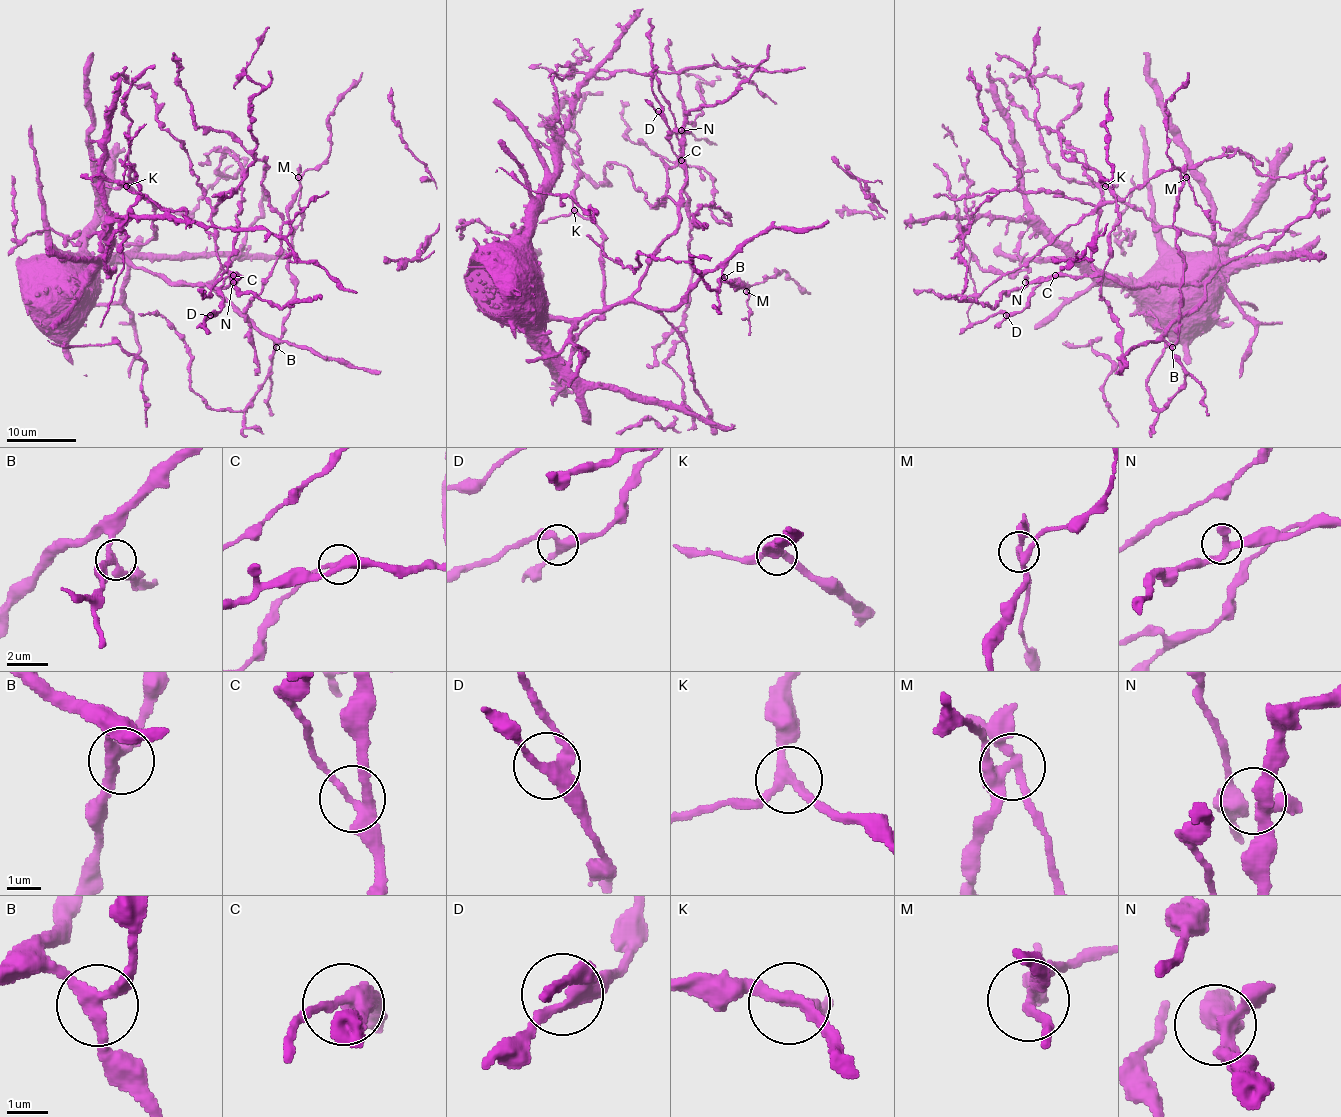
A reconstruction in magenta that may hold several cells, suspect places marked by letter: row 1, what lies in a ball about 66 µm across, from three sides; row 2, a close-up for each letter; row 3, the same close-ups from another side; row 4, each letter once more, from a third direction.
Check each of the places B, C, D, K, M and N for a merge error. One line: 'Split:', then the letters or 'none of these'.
Split: M

